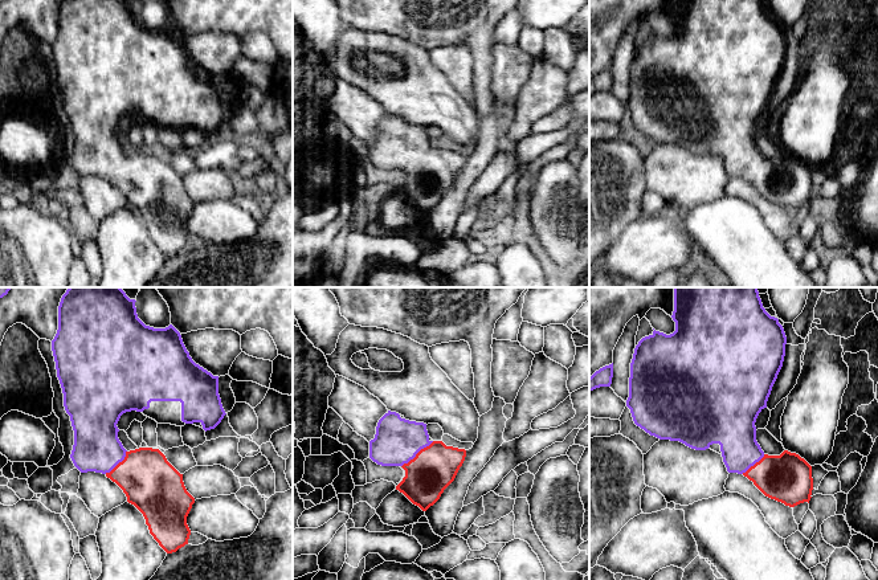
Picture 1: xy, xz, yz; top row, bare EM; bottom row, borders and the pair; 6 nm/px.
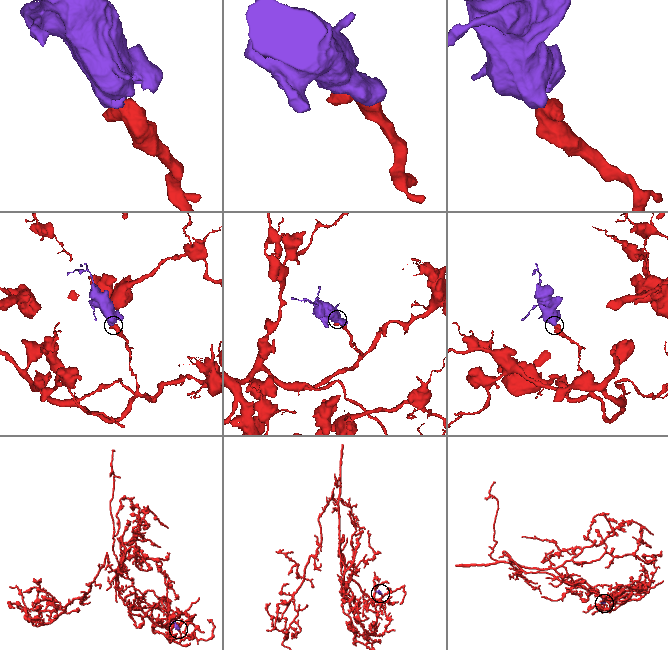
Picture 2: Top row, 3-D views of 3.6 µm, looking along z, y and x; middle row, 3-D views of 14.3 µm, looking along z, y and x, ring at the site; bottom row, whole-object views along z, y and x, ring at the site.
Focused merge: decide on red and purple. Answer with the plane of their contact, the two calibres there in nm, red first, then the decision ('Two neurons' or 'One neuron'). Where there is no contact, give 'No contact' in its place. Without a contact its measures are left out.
Touches red in xz. Thickness 280 nm (red) against 280 nm. One neuron

